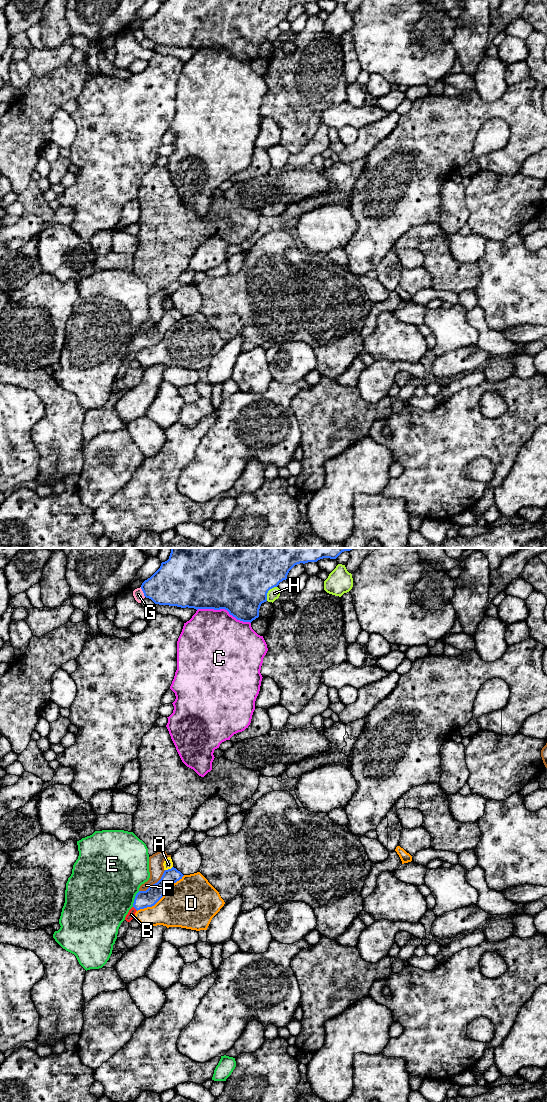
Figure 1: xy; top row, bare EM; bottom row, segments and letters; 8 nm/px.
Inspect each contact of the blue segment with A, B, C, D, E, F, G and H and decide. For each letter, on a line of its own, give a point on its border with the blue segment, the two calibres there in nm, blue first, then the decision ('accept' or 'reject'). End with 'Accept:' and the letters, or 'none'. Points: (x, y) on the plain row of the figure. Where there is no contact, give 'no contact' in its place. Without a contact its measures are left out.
A: meets blue in xy at (168, 309); 140 nm thick on the blue side, 80 nm on the other; reject
B: meets blue in xy at (135, 348); 140 nm thick on the blue side, 60 nm on the other; accept
C: meets blue in xy at (224, 48); 440 nm thick on the blue side, 440 nm on the other; reject
D: meets blue in xy at (161, 337); 140 nm thick on the blue side, 420 nm on the other; reject
E: meets blue in xy at (134, 339); 140 nm thick on the blue side, 500 nm on the other; reject
F: meets blue in xy at (153, 324); 140 nm thick on the blue side, 120 nm on the other; reject
G: meets blue in xy at (143, 32); 340 nm thick on the blue side, 90 nm on the other; reject
H: meets blue in xy at (267, 32); 440 nm thick on the blue side, 90 nm on the other; reject
Accept: B

